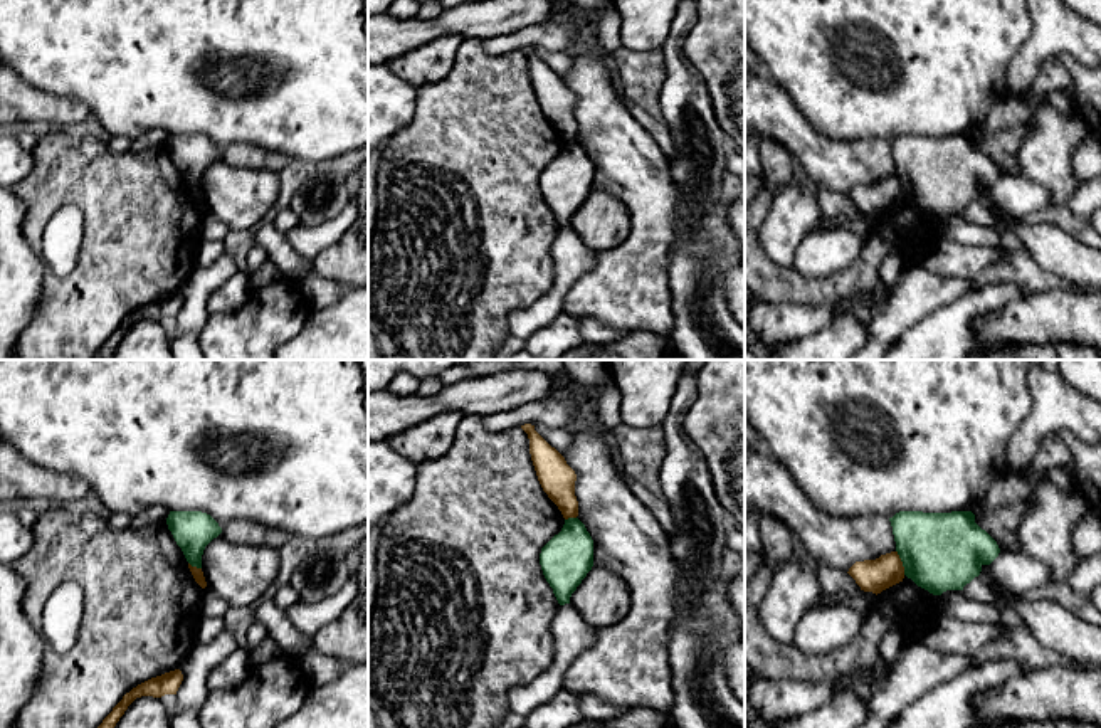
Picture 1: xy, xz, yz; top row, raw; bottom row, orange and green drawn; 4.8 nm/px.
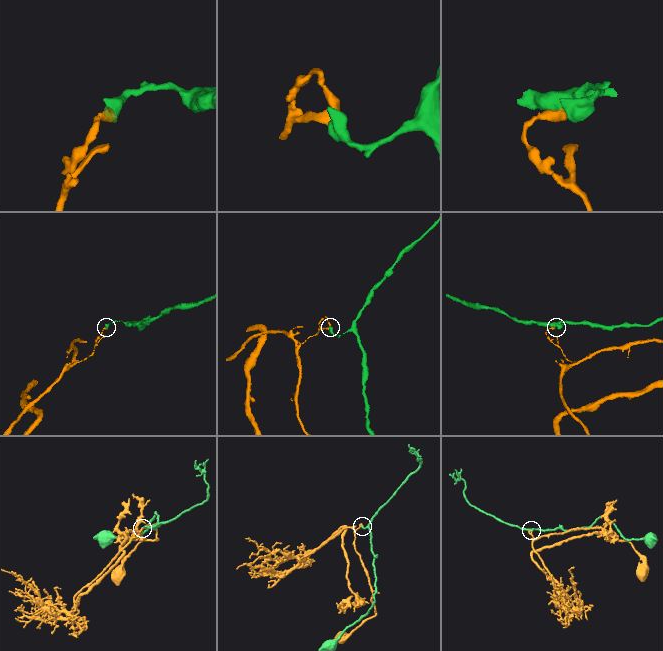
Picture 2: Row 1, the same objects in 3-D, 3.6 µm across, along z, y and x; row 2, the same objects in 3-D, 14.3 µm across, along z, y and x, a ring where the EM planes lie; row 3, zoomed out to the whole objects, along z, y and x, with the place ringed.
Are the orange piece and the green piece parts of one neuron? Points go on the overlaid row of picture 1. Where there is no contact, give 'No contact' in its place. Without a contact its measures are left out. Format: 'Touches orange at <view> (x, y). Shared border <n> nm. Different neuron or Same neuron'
Touches orange at yz (901, 562). Shared border 130 nm. Different neuron

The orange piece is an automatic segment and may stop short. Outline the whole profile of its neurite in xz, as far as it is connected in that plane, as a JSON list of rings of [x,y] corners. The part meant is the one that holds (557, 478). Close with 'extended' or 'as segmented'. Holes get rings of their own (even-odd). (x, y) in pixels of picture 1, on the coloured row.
[[[524,424],[521,429],[528,434],[531,461],[543,491],[558,506],[565,520],[577,518],[575,471],[566,464],[565,457],[535,430],[535,425]]] | as segmented

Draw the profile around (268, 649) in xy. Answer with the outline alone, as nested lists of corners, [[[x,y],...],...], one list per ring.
[[[267,637],[259,647],[250,651],[250,662],[261,664],[272,657],[276,657],[281,652],[281,649]]]

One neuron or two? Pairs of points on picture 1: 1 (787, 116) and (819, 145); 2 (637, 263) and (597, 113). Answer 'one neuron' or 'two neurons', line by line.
1: one neuron
2: one neuron

